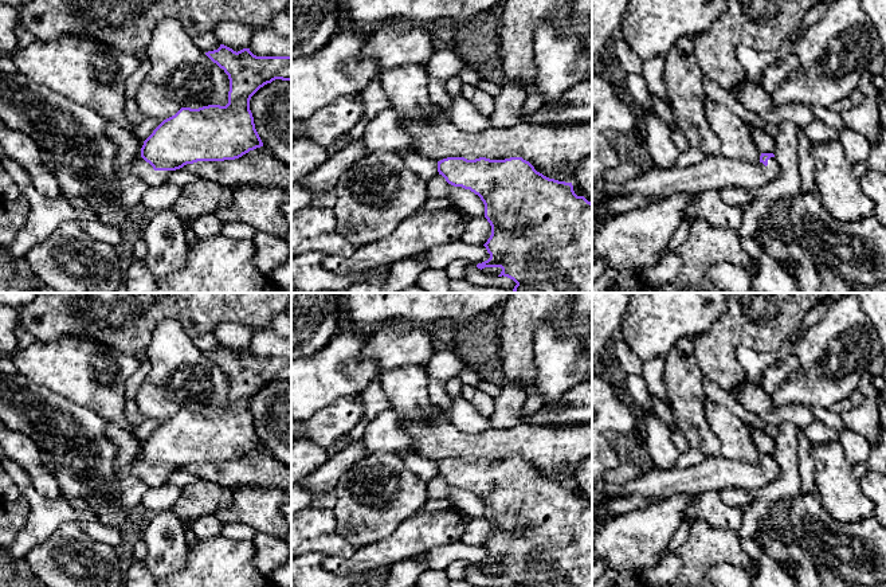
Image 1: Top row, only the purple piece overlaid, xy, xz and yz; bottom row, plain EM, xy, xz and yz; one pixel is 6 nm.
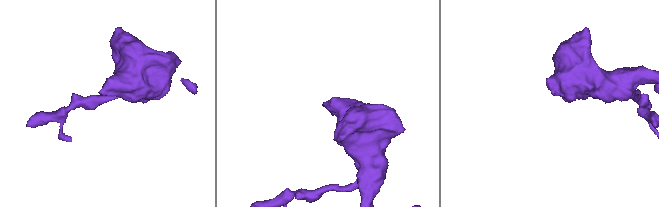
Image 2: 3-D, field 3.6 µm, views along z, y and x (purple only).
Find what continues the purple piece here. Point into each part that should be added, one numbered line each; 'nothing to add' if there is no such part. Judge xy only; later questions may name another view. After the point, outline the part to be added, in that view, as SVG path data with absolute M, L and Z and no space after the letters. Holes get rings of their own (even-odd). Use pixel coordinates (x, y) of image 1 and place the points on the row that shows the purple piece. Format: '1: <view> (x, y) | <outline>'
1: xy (142, 169) | M142 157L134 161L132 167L133 175L140 177L149 188L157 188L168 181L172 171L154 171L153 167Z

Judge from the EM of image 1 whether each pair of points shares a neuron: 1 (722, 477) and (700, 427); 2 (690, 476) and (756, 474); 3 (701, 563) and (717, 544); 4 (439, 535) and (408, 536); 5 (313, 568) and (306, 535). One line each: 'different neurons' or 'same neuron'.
1: different neurons
2: same neuron
3: same neuron
4: same neuron
5: different neurons

